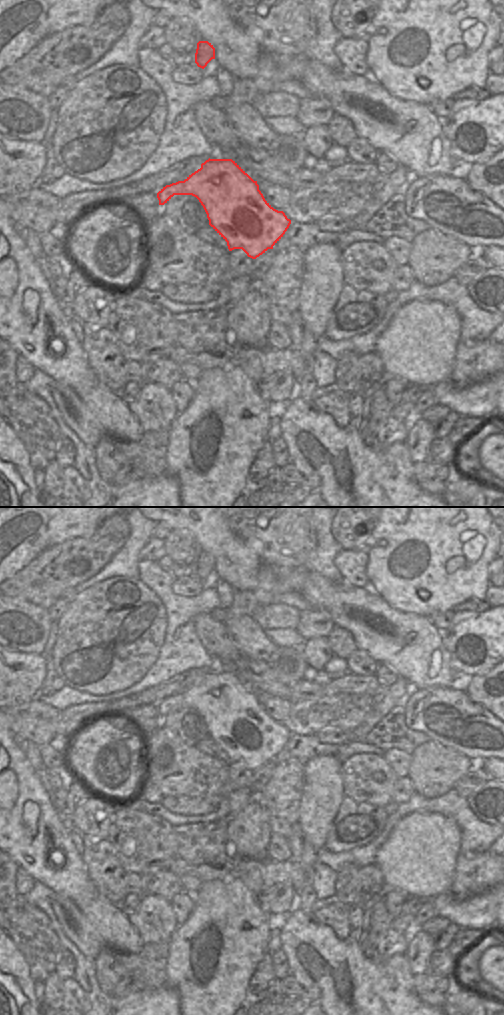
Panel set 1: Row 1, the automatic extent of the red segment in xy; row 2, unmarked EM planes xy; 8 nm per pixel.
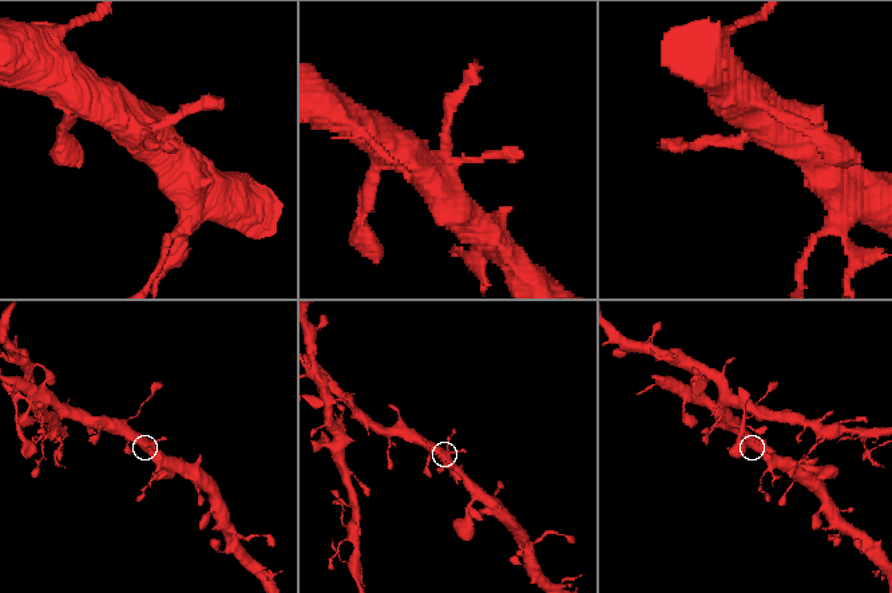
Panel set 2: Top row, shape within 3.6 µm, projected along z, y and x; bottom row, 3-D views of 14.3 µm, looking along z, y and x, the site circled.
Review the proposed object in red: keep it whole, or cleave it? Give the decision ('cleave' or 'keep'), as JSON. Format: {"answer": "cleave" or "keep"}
{"answer": "keep"}

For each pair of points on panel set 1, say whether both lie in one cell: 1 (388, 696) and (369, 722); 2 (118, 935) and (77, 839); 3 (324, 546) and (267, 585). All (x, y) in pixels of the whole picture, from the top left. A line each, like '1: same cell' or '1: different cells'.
1: same cell
2: different cells
3: different cells

